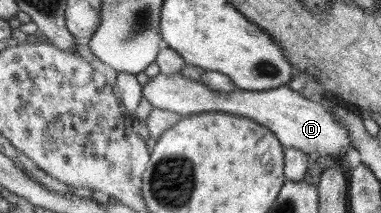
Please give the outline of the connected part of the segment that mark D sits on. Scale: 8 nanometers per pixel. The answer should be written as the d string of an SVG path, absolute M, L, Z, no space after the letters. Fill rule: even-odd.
M160 73L149 78L151 80L142 86L142 97L150 101L154 108L171 110L183 117L203 112L223 112L251 118L271 129L282 146L295 148L308 156L316 152L345 162L346 153L352 147L348 129L324 105L305 99L289 86L258 92L236 88L227 93L209 89L204 83L187 79L180 73Z

